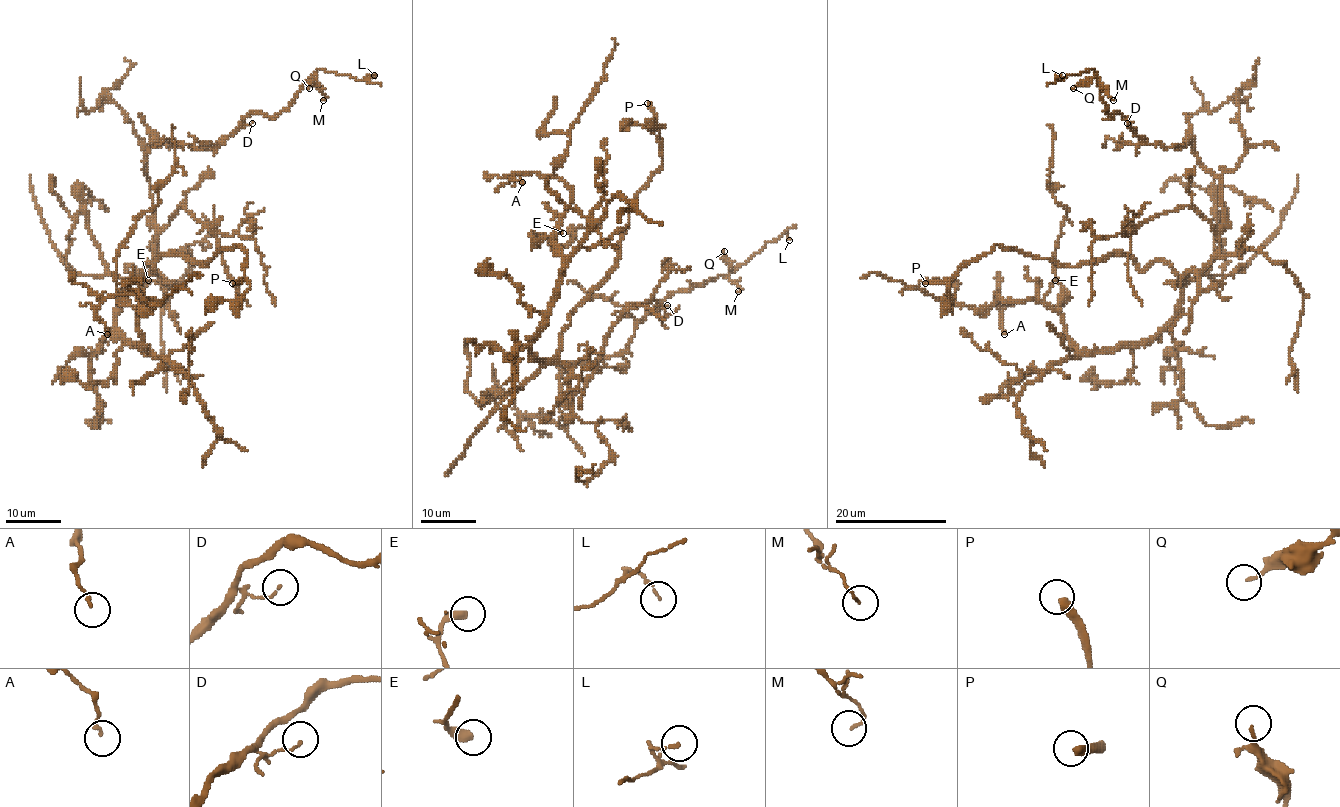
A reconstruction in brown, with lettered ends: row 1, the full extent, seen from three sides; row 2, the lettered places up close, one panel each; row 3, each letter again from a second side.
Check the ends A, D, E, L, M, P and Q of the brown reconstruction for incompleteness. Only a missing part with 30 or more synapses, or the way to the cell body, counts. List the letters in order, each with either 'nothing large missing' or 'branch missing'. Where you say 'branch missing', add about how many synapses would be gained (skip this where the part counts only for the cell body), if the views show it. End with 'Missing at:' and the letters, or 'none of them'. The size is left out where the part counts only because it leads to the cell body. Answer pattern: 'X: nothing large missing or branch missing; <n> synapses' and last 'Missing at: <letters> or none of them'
A: nothing large missing
D: nothing large missing
E: nothing large missing
L: nothing large missing
M: nothing large missing
P: branch missing; 140 synapses
Q: nothing large missing
Missing at: P

